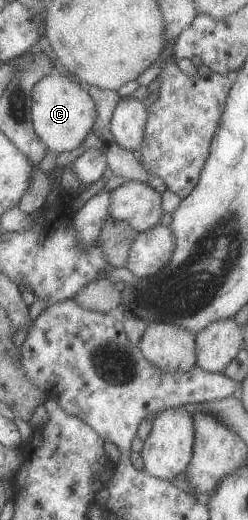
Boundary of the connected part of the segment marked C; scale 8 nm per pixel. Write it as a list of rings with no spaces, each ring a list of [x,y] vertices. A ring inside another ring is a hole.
[[[58,70],[45,76],[34,91],[34,122],[37,134],[43,138],[52,152],[73,152],[85,144],[89,134],[96,127],[99,107],[92,93],[73,77],[65,76]]]

